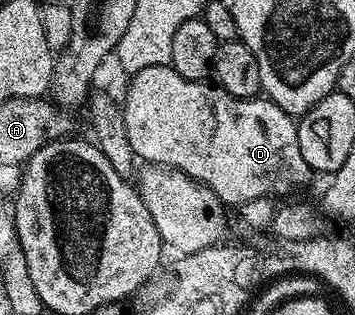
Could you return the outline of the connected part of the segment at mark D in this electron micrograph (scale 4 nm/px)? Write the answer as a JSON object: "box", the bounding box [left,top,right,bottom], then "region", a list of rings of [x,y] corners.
{"box":[120,65,312,207],"region":[[[157,65],[156,67],[144,67],[144,71],[133,74],[129,78],[130,86],[126,89],[126,98],[121,98],[120,104],[124,115],[124,131],[128,131],[128,143],[132,143],[132,151],[139,162],[152,165],[164,165],[167,169],[178,169],[181,173],[187,173],[192,180],[206,185],[227,207],[241,207],[249,200],[261,197],[273,198],[276,193],[290,193],[301,185],[306,185],[312,178],[312,171],[308,163],[304,163],[304,155],[300,155],[300,139],[295,118],[278,106],[274,101],[265,96],[233,97],[228,91],[219,89],[217,84],[206,81],[185,81],[170,65]]]}

